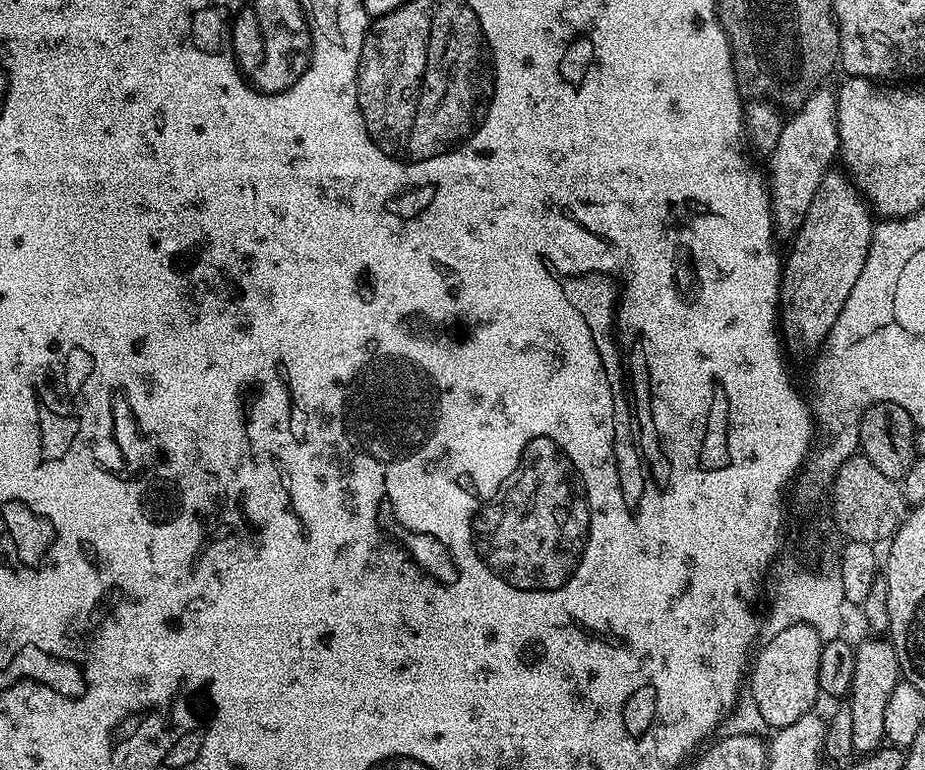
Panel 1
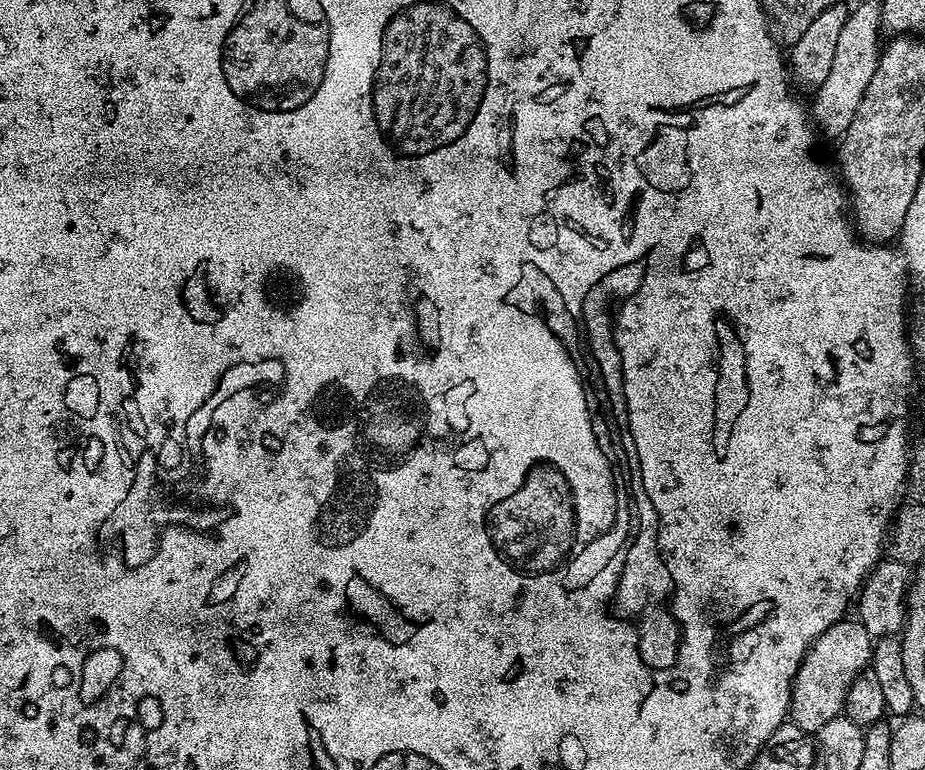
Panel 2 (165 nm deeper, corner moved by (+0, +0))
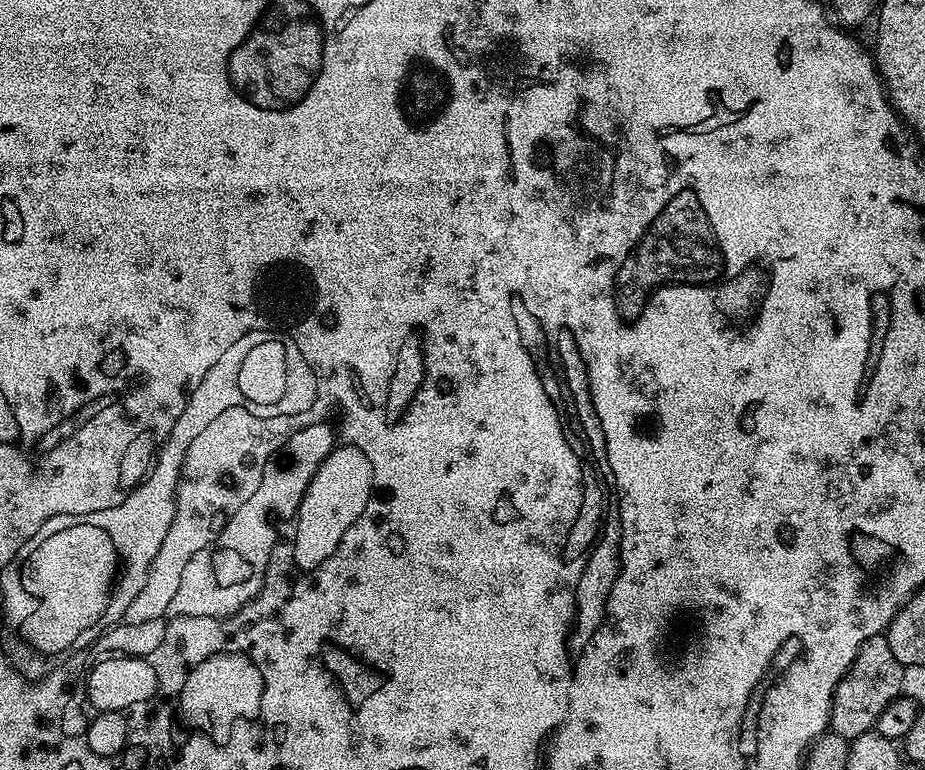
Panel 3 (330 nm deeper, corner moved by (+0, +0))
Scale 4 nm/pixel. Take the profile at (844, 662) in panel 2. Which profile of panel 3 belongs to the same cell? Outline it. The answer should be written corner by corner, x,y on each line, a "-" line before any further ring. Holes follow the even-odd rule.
887,635
871,636
858,650
852,667
838,682
832,693
831,731
851,742
862,734
873,731
876,720
890,706
890,702
901,695
905,669
894,658
888,645

